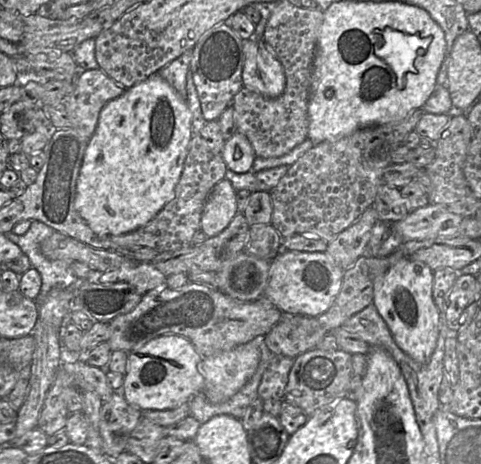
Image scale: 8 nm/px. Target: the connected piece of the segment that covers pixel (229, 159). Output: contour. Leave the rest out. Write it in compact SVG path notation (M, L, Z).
M236 132L225 142L221 156L227 169L235 173L247 173L252 171L252 164L256 158L248 139Z

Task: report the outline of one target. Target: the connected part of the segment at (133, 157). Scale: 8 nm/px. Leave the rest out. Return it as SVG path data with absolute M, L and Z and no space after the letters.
M154 73L145 80L126 89L124 93L109 101L100 111L96 129L86 147L82 165L76 182L75 209L89 228L98 236L121 235L134 231L152 220L173 198L175 187L180 179L188 144L192 137L191 113L181 96L159 74Z

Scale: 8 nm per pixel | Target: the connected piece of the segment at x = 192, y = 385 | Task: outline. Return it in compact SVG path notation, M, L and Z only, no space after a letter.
M177 335L160 336L128 352L123 390L127 402L141 411L174 410L203 392L202 357L192 343Z

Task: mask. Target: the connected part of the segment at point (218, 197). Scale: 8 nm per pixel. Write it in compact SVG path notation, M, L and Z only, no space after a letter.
M225 178L210 191L203 207L199 229L207 237L221 233L238 212L235 193L232 184Z

